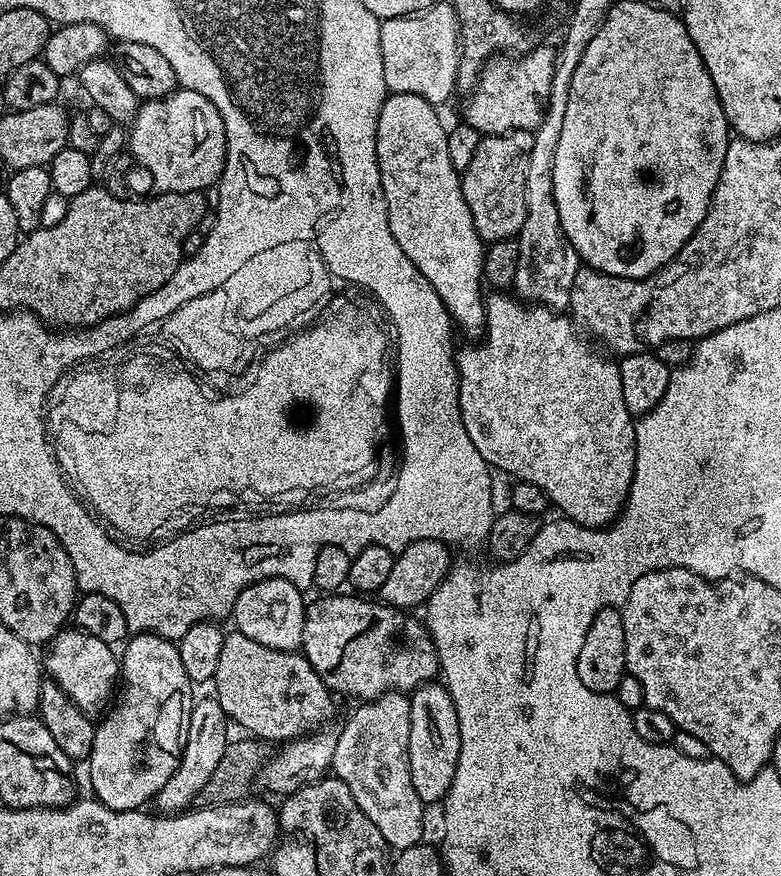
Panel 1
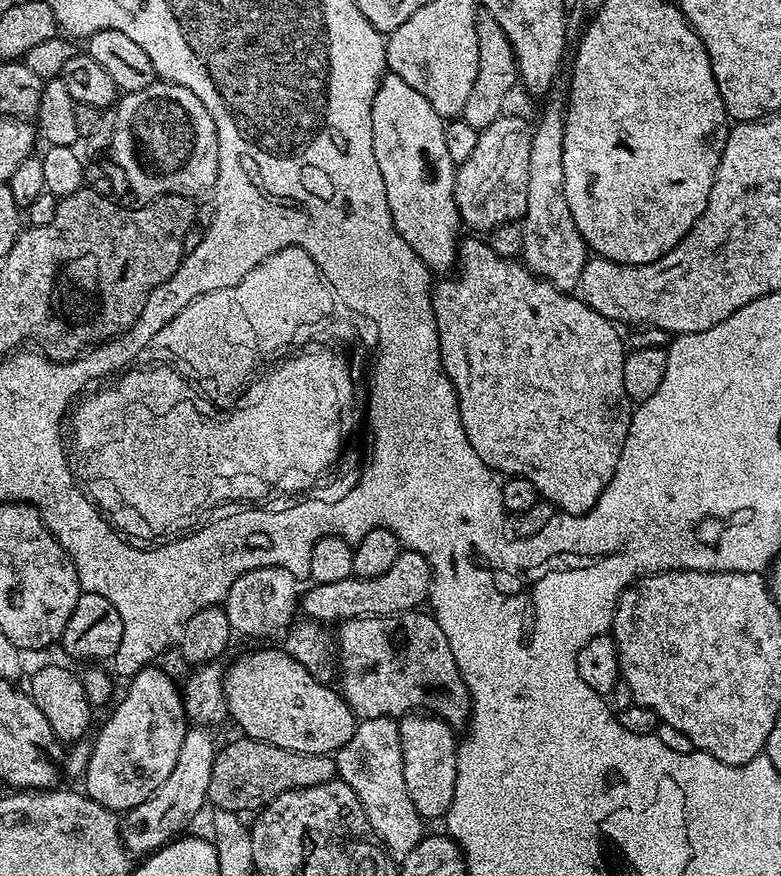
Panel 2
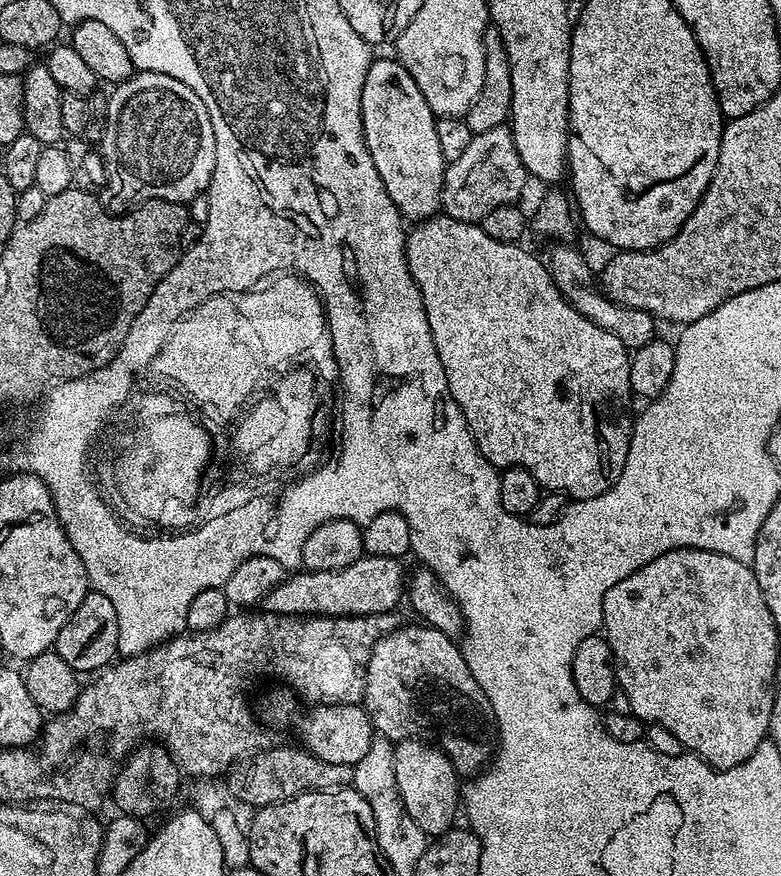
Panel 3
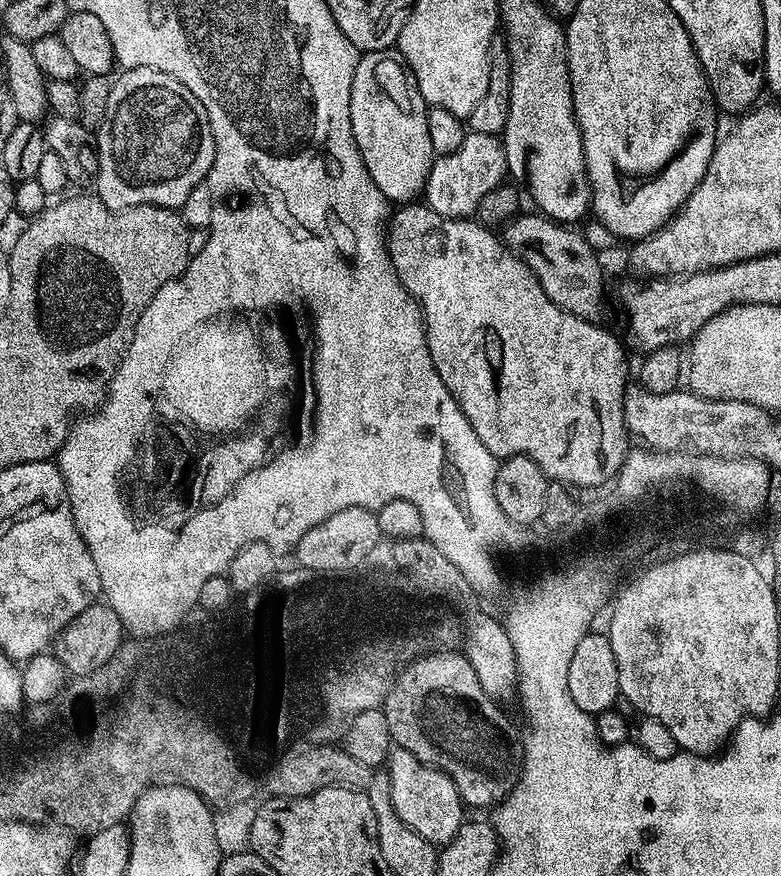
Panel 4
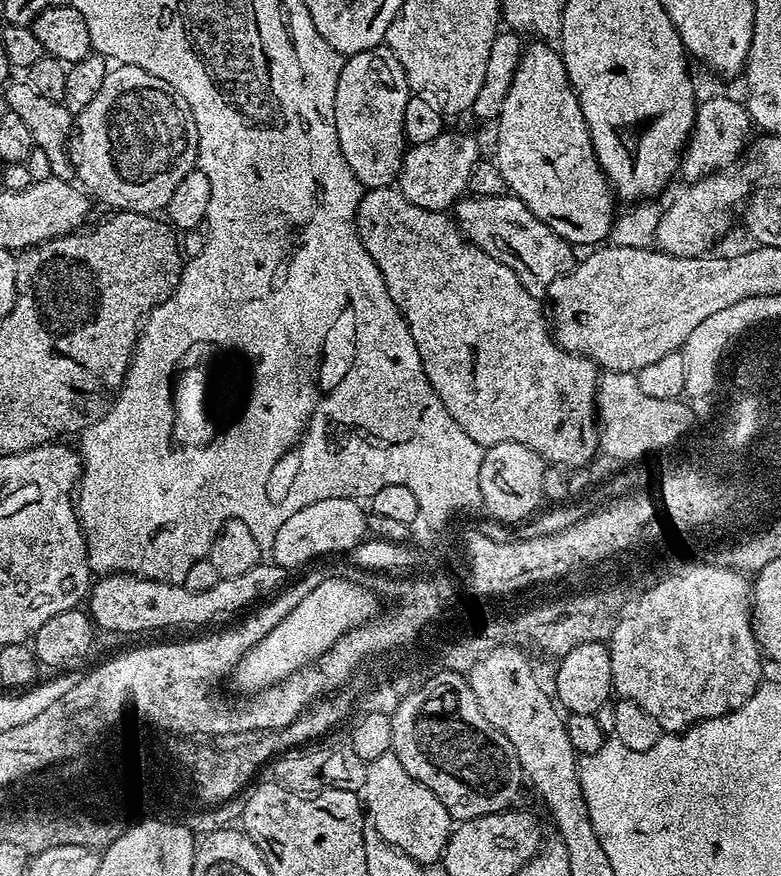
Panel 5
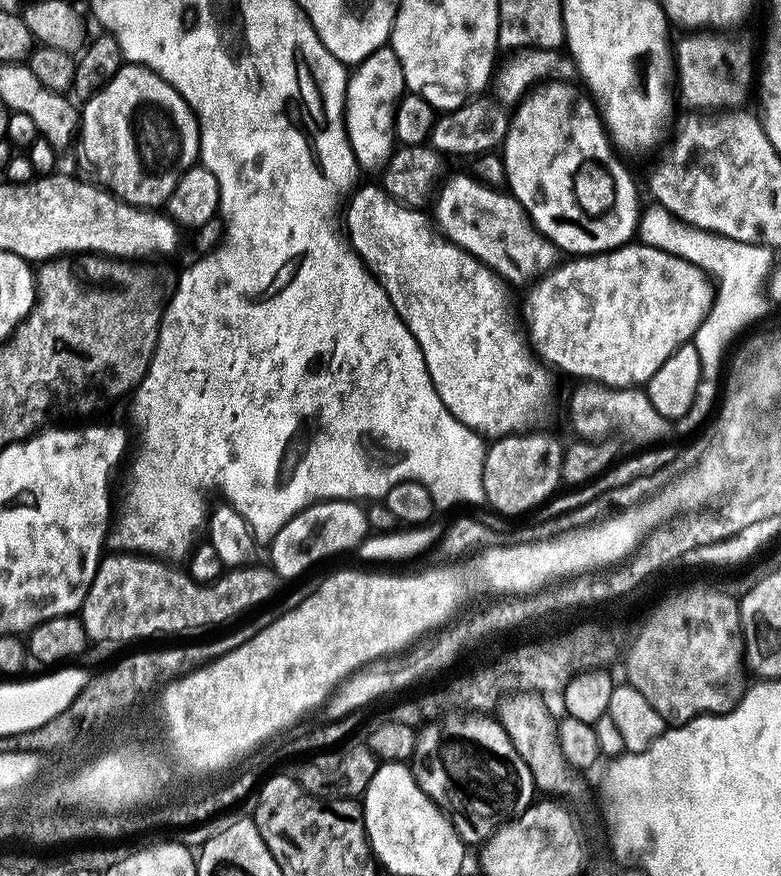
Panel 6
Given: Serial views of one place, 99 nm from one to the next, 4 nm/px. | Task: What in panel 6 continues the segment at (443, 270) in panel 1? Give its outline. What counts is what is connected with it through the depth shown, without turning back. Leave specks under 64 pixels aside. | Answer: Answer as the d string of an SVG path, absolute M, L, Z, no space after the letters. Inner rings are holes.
M390 46L374 50L361 64L351 69L346 86L344 121L348 130L348 140L354 150L354 158L361 169L383 169L392 158L397 147L396 133L392 131L396 116L396 103L405 95L402 62Z

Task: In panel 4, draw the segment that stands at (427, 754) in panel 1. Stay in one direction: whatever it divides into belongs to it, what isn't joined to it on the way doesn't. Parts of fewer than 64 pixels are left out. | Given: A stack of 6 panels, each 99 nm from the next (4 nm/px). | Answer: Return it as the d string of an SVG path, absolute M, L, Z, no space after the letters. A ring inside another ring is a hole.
M393 747L388 753L386 775L392 806L401 822L422 838L429 840L433 846L450 843L466 820L465 805L452 780L444 772L439 772L436 768L414 758L410 750L398 747Z

